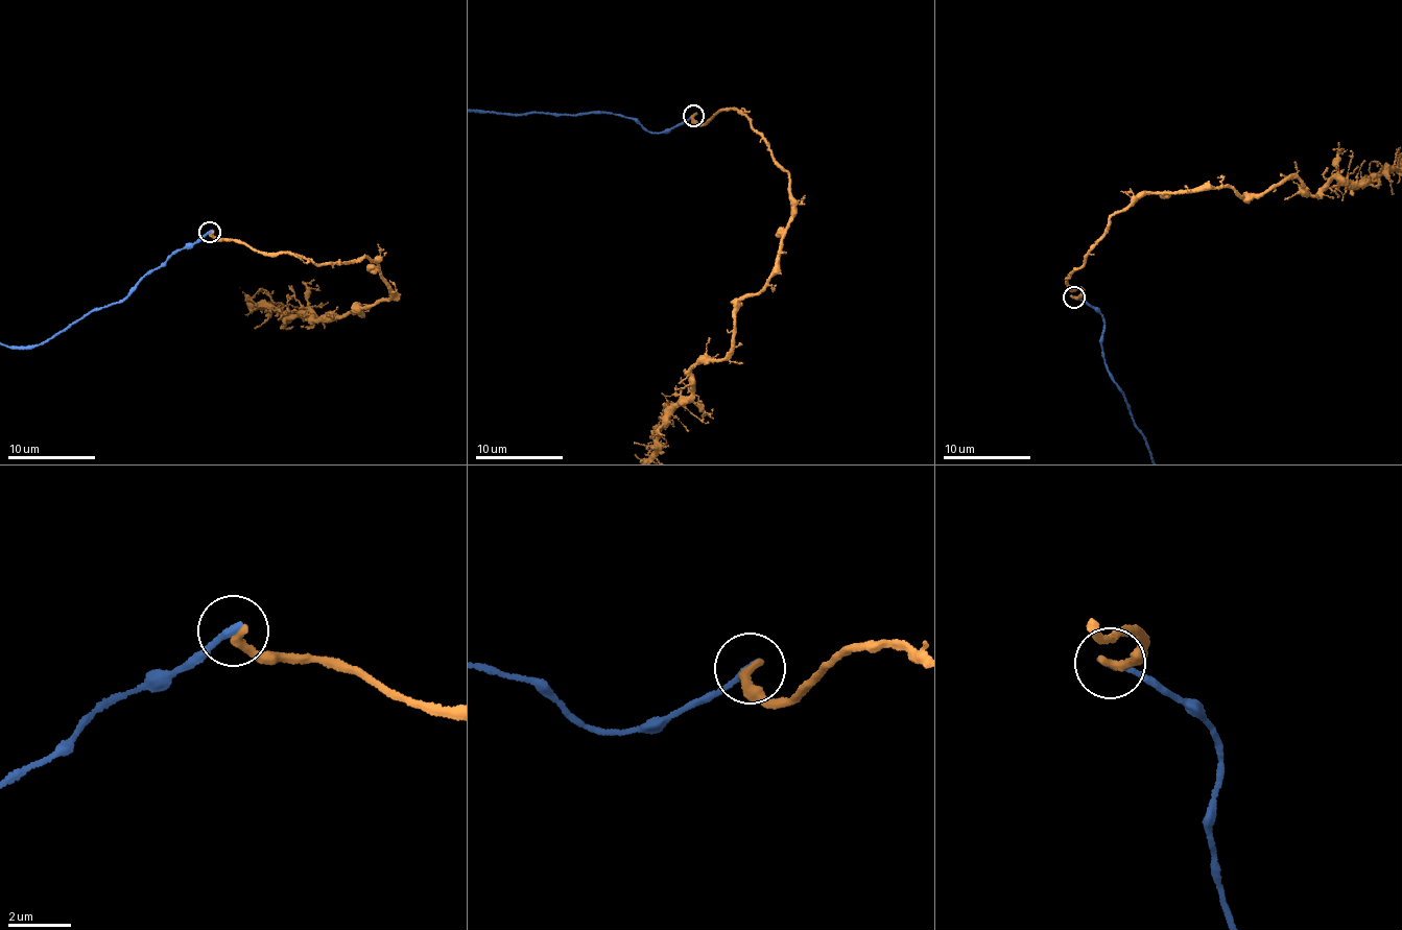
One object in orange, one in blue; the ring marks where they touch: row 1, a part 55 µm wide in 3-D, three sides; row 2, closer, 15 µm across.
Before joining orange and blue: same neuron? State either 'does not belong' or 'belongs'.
belongs

